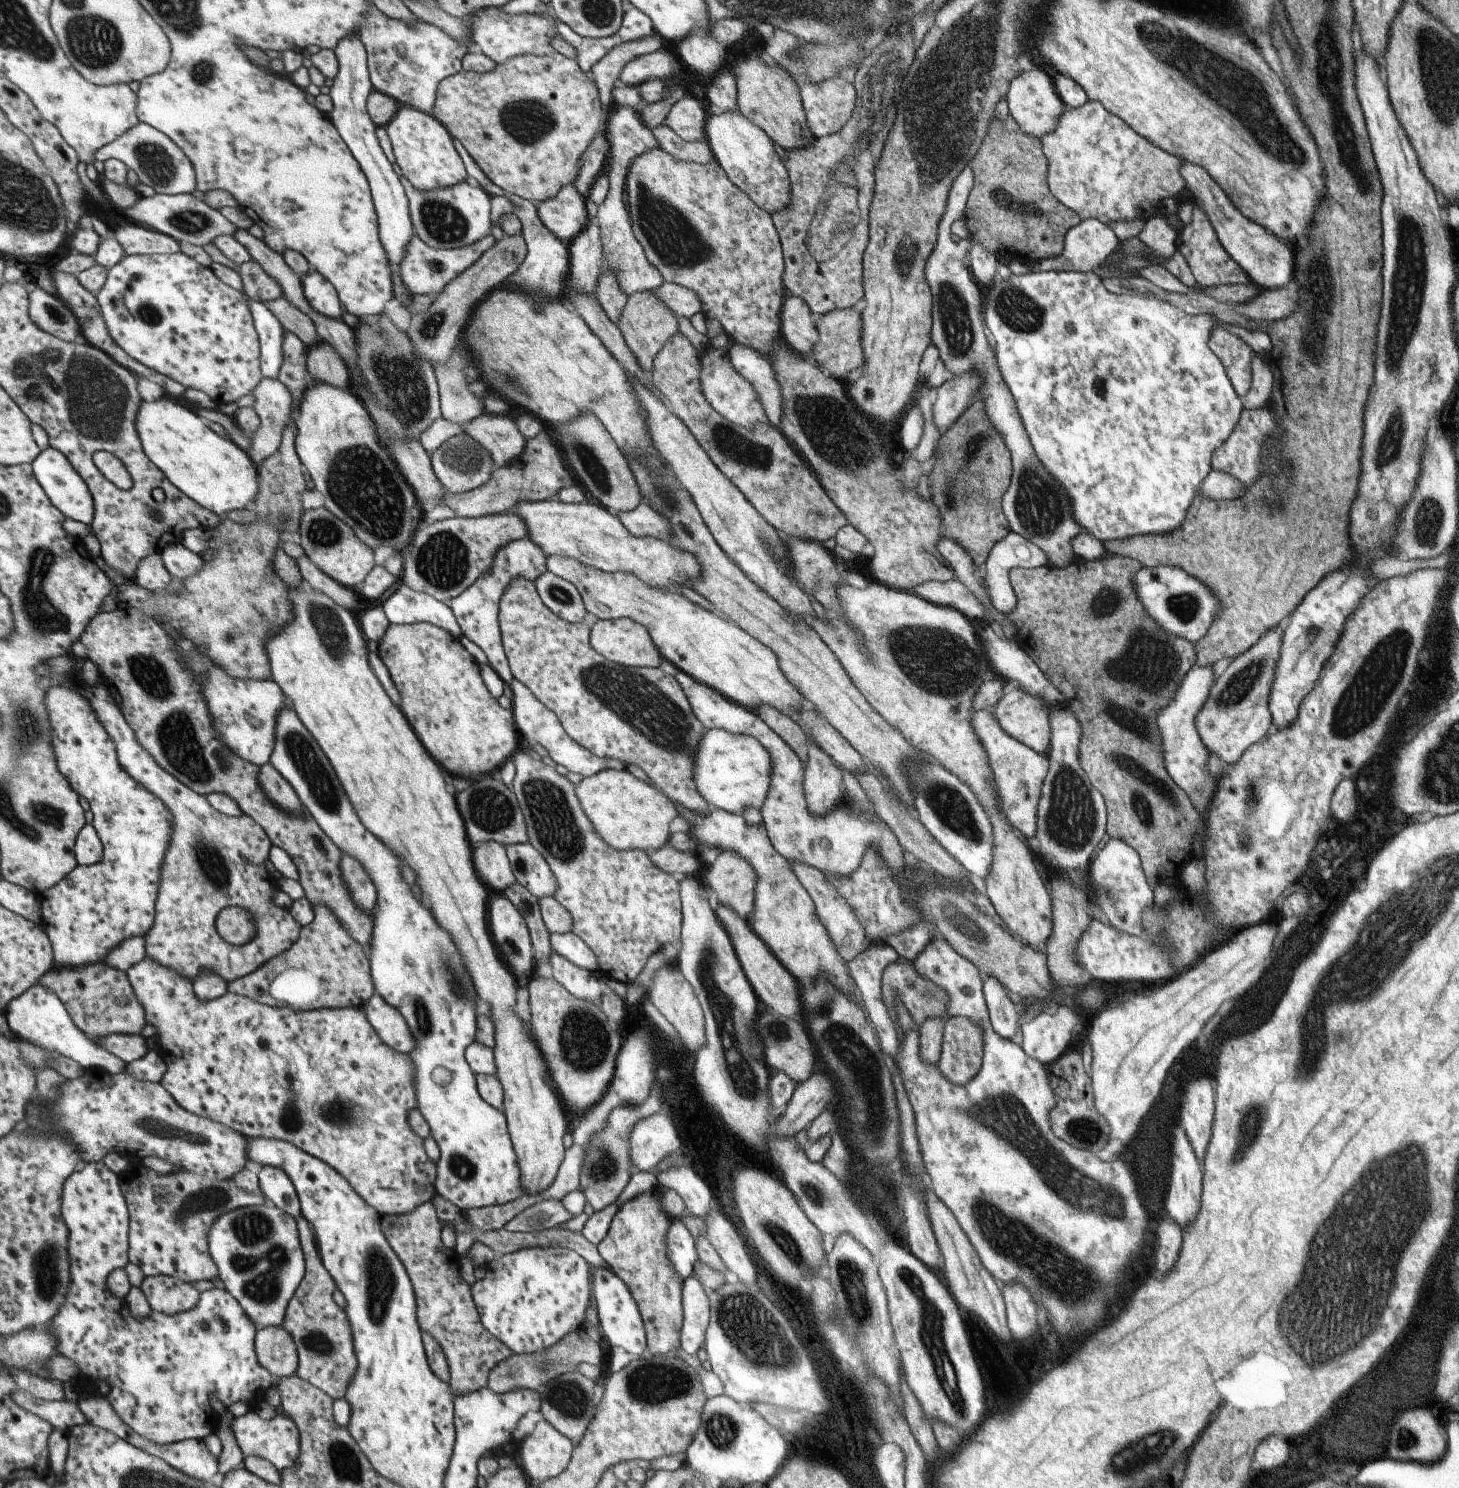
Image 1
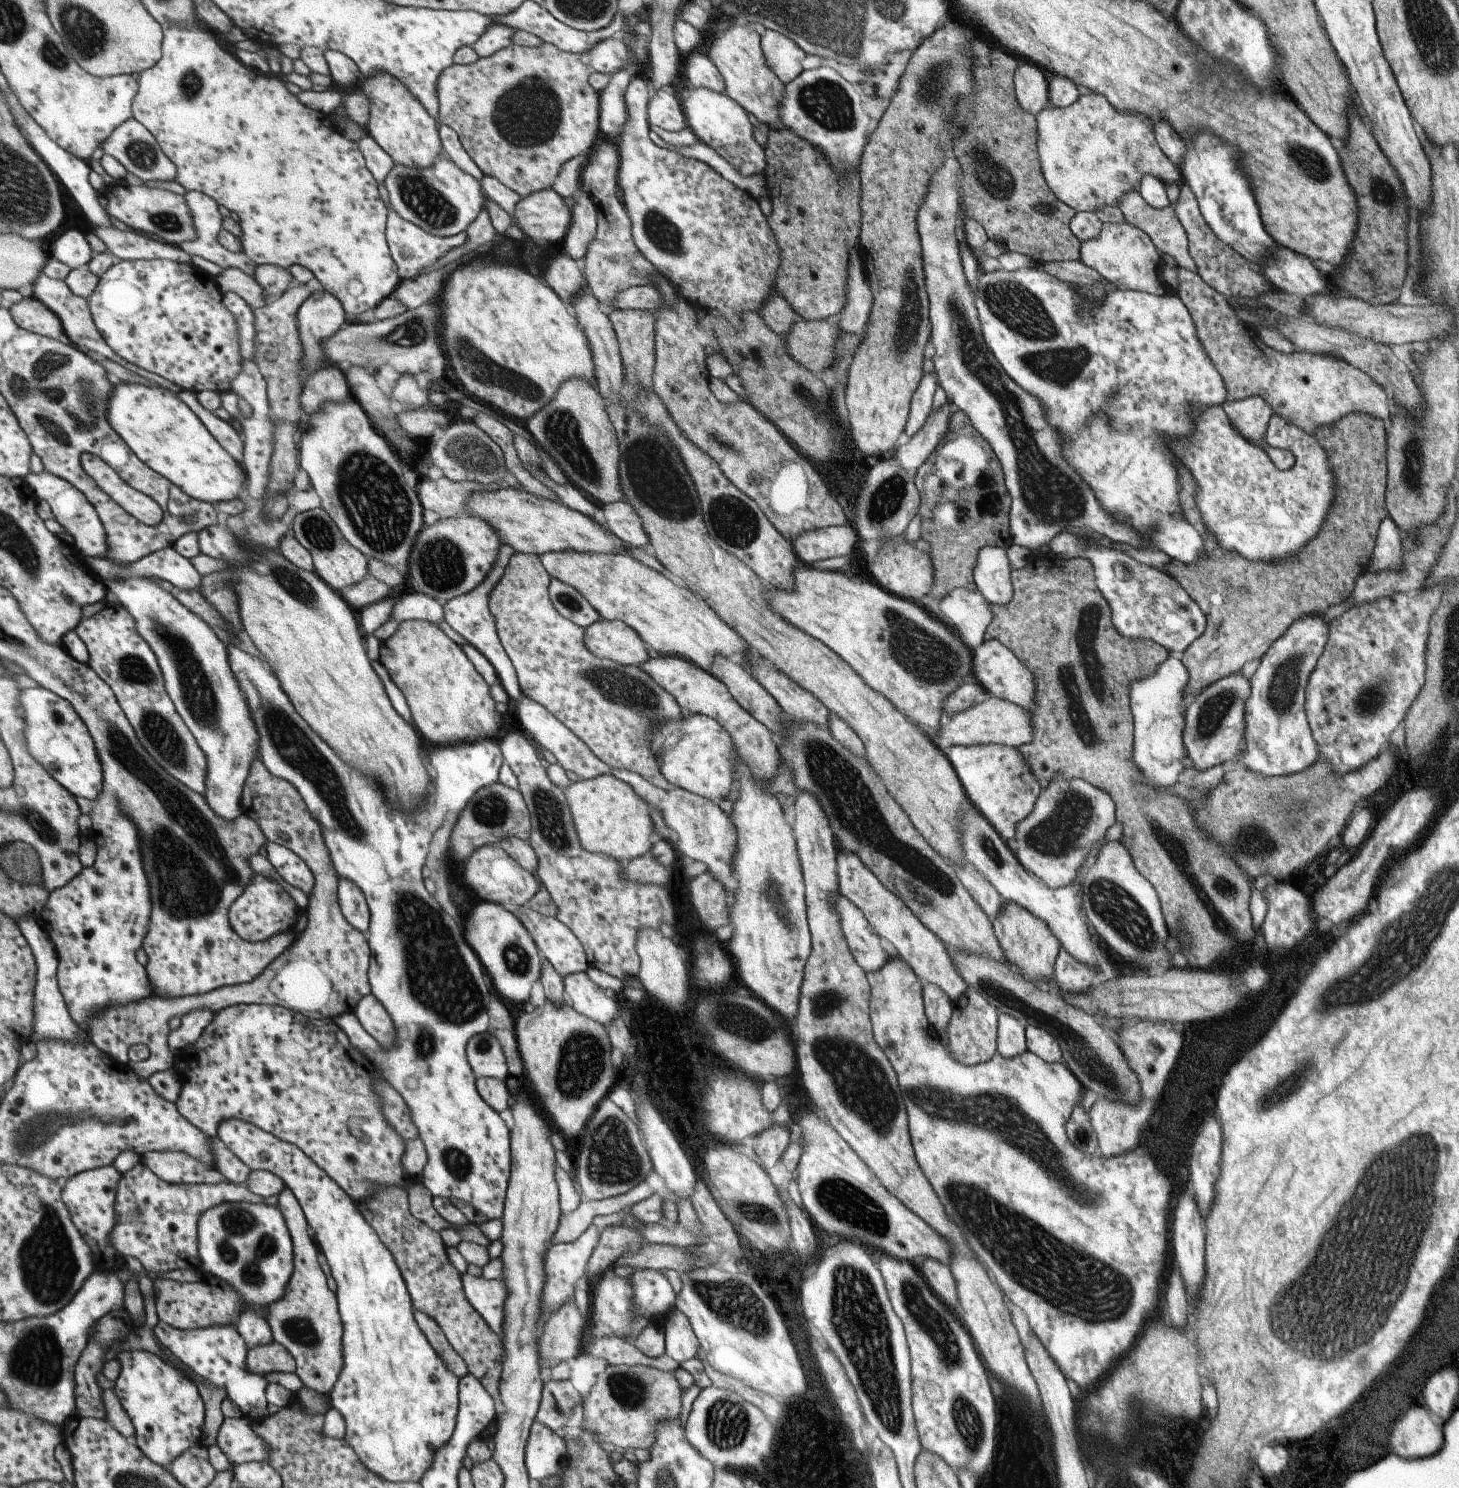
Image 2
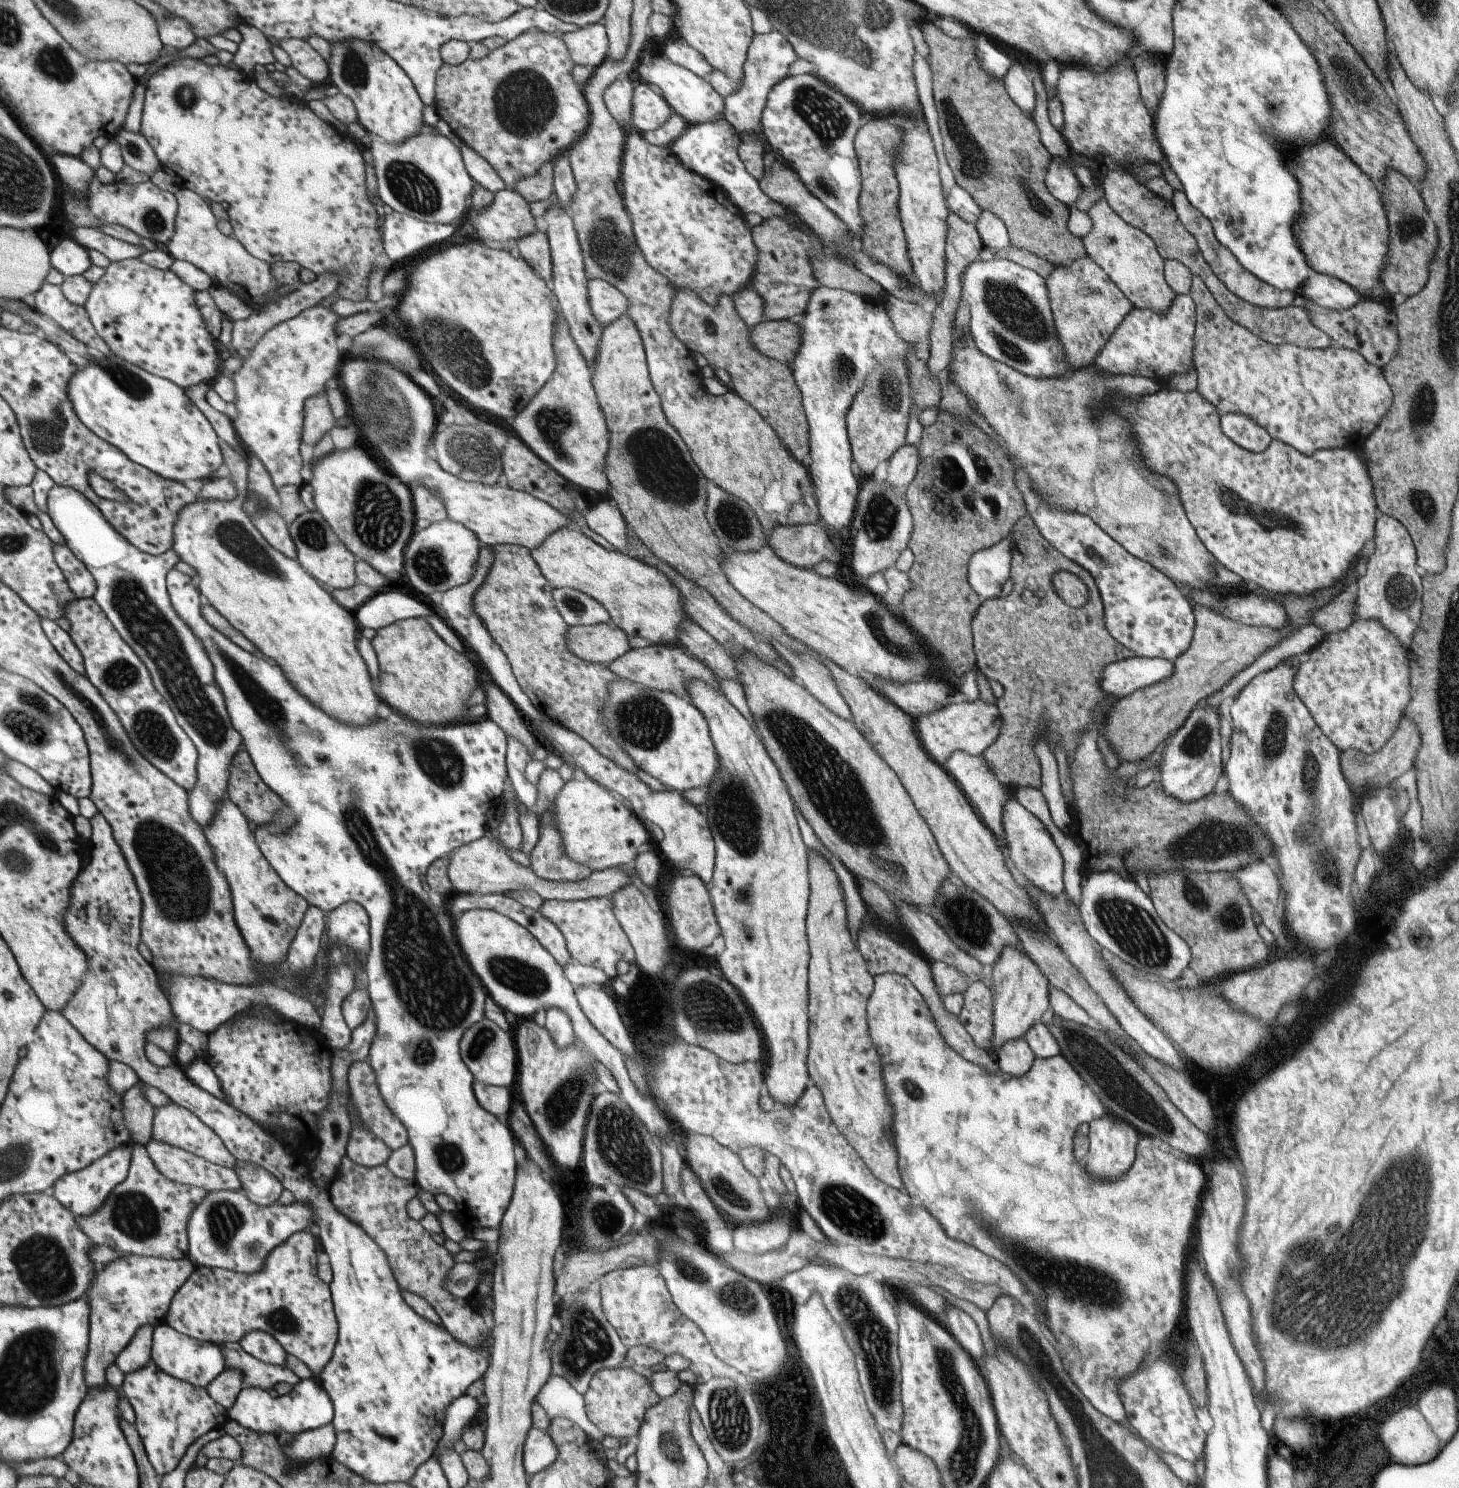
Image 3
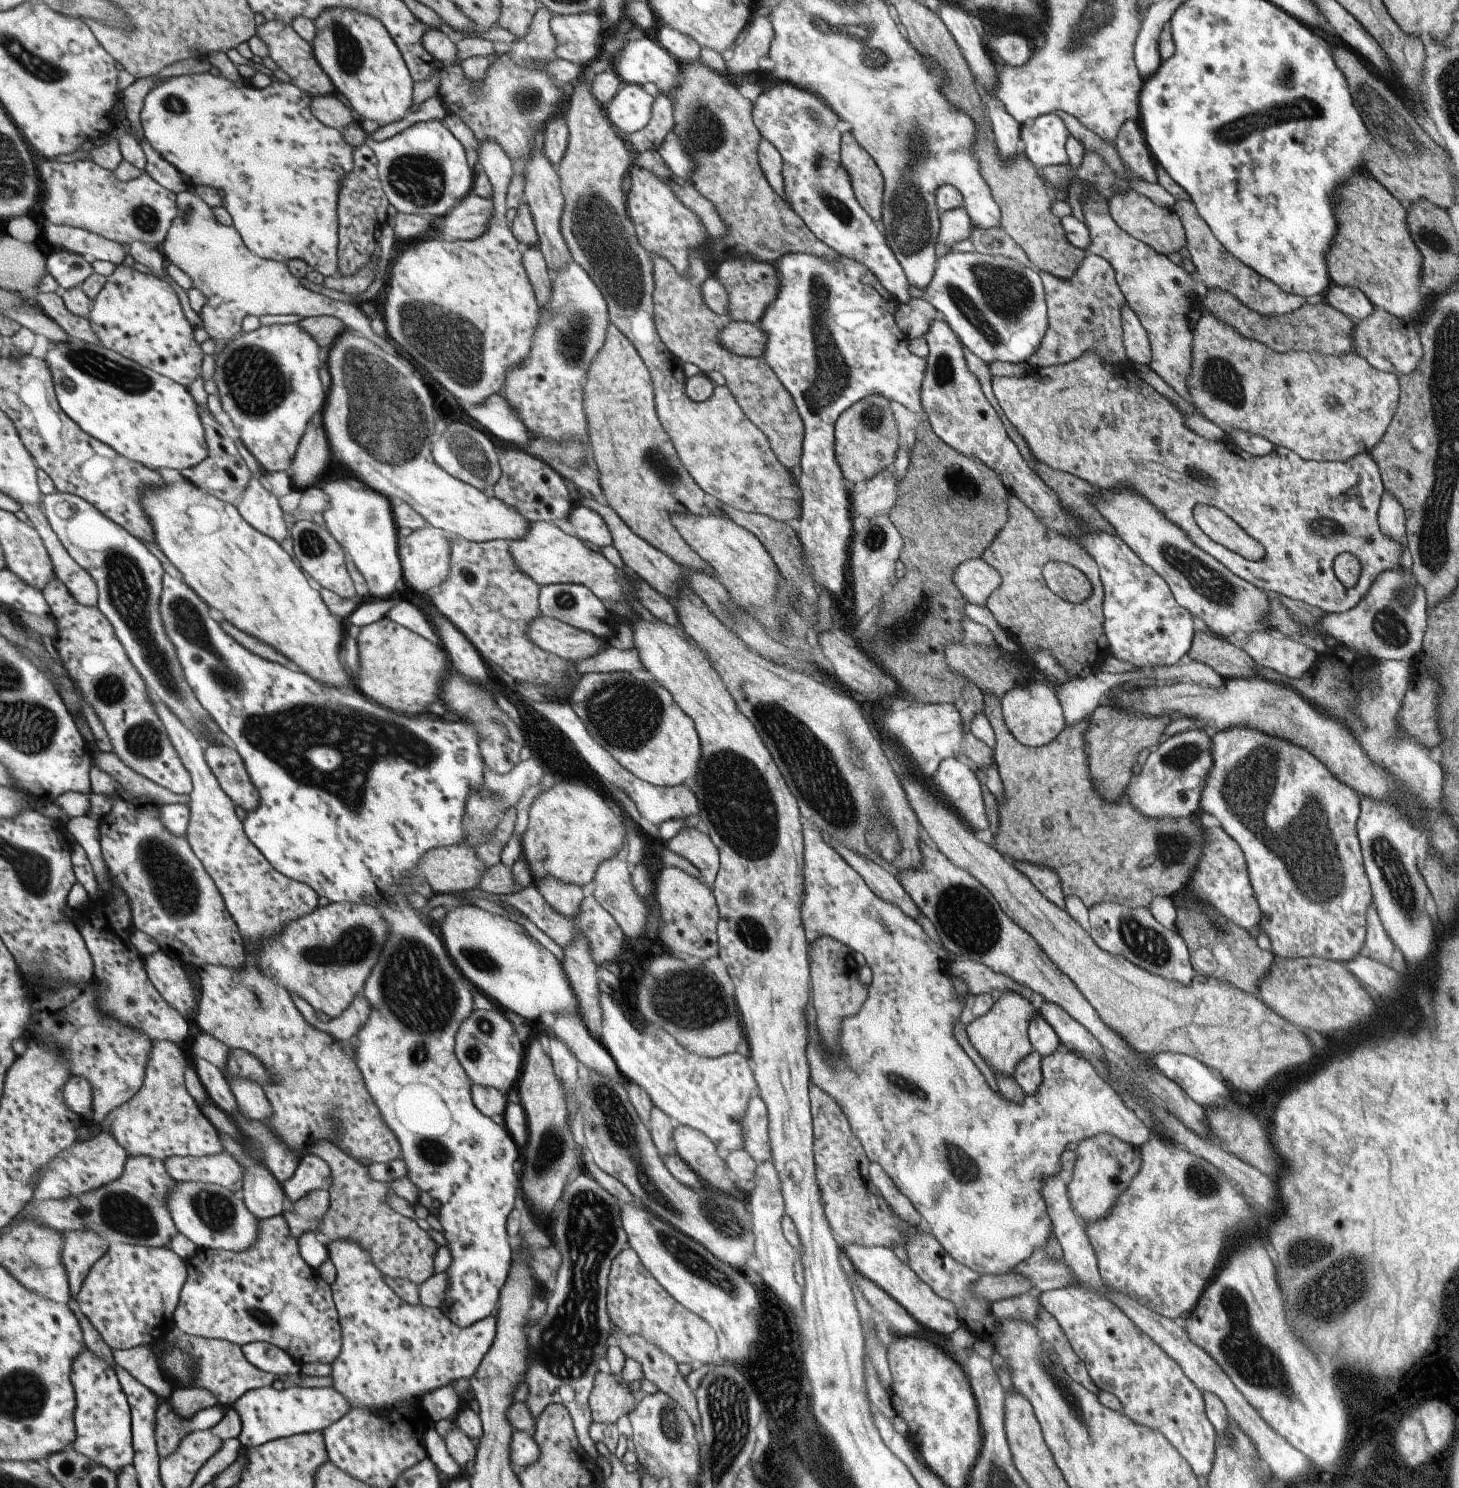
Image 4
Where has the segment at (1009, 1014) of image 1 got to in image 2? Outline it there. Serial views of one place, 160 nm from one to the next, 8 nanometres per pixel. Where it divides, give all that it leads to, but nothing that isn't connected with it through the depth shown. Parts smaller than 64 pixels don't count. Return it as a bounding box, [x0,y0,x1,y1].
[996,1013,1026,1058]

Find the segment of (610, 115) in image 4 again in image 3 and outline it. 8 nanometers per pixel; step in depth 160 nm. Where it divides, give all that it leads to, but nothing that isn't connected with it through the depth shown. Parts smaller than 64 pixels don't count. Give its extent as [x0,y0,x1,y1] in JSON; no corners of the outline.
[631,82,673,134]

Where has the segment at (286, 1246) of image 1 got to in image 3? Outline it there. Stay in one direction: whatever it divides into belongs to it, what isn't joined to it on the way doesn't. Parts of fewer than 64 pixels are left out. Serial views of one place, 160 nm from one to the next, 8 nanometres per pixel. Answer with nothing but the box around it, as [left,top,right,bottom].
[188,1190,314,1365]

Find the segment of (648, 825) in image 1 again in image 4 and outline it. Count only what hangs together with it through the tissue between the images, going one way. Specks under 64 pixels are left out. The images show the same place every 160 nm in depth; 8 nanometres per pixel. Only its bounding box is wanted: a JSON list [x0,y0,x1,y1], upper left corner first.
[521,780,625,886]

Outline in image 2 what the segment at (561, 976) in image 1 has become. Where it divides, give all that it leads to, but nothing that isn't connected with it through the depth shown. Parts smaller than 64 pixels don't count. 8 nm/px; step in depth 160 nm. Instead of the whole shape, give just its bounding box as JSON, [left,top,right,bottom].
[562,971,618,1028]

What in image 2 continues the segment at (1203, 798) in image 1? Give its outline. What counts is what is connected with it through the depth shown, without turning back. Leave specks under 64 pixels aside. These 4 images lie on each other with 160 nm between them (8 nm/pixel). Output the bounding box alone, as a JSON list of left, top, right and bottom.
[1128,655,1189,786]

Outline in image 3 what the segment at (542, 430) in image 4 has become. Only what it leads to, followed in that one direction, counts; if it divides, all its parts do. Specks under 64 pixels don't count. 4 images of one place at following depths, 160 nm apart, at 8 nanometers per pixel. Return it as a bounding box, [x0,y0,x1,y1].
[587,279,628,328]

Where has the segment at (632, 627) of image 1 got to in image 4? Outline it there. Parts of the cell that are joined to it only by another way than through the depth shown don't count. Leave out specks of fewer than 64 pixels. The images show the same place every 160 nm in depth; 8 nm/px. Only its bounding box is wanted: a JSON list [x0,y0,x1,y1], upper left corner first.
[526,615,607,662]

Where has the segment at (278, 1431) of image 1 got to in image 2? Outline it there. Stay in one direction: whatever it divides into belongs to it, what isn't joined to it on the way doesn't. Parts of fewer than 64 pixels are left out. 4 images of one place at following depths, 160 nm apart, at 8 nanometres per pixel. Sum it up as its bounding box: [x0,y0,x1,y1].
[217,1417,270,1465]

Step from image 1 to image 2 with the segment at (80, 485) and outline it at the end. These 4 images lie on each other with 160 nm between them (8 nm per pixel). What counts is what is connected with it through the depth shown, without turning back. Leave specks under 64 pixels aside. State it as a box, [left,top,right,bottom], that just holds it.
[24,468,129,566]

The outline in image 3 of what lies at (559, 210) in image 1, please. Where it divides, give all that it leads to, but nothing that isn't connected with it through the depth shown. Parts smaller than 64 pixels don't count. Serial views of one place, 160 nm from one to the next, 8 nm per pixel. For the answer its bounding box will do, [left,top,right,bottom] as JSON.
[464,188,536,242]

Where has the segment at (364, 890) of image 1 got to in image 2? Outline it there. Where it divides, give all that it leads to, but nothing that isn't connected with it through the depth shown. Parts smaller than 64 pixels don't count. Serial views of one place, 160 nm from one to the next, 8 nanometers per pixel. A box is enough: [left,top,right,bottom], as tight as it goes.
[338,877,369,932]

